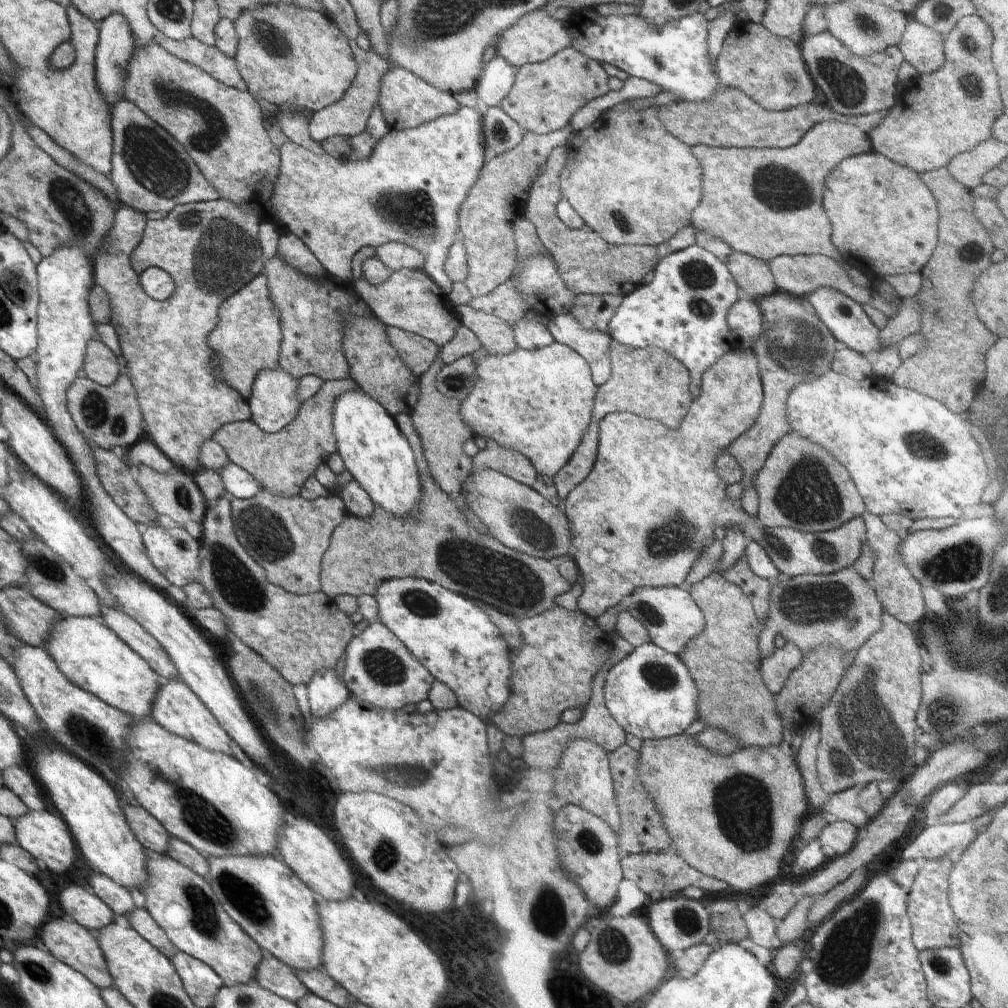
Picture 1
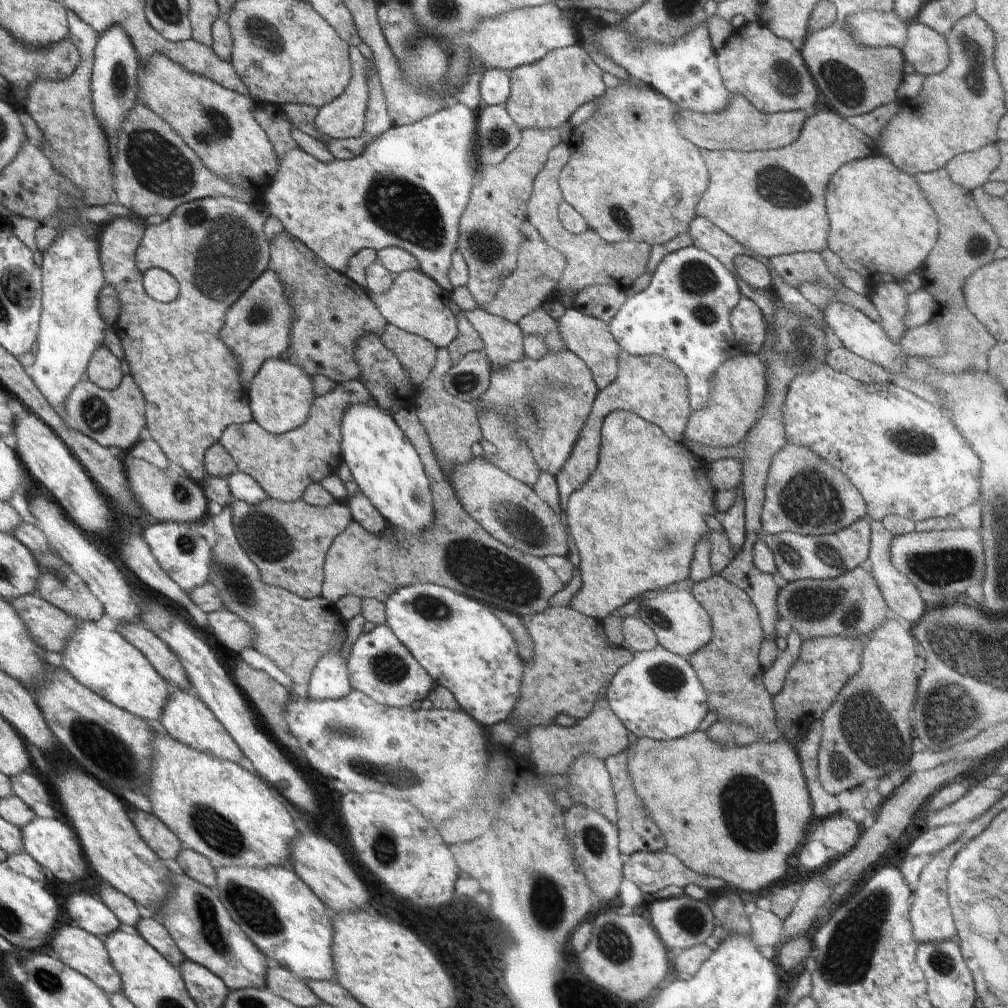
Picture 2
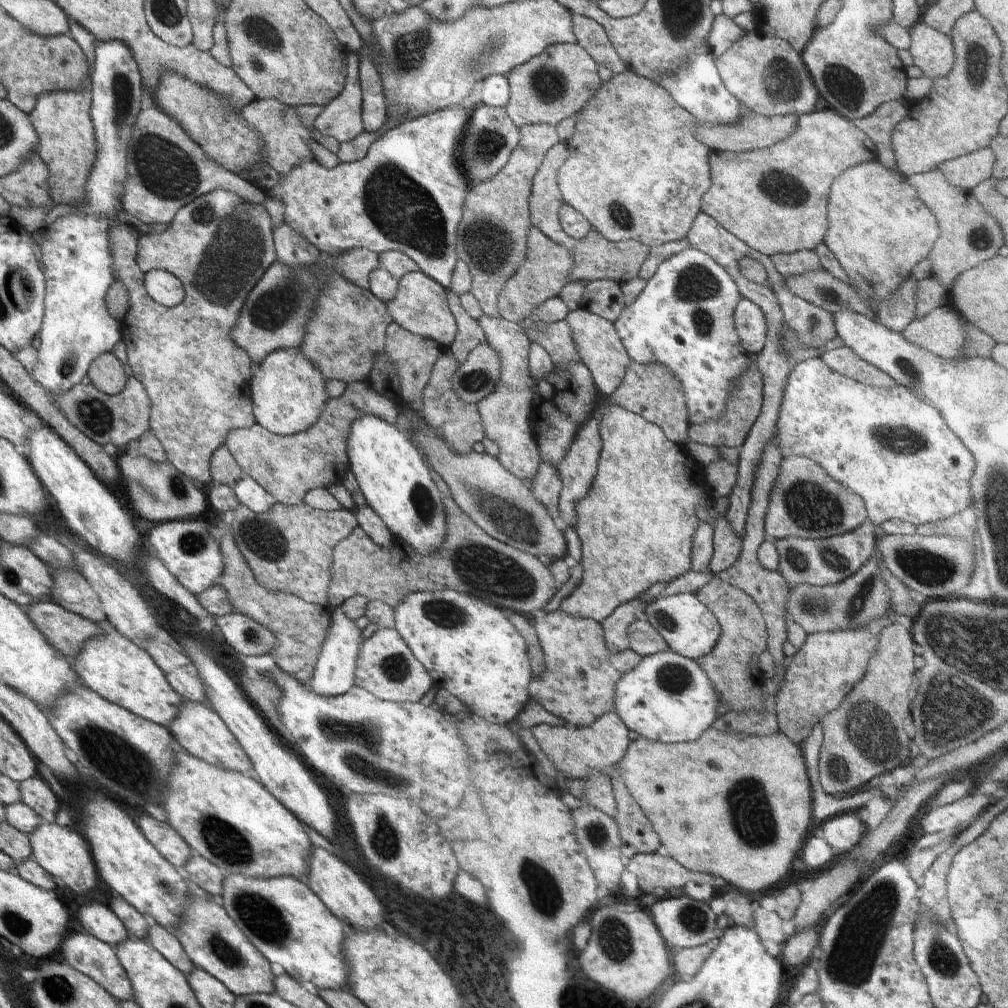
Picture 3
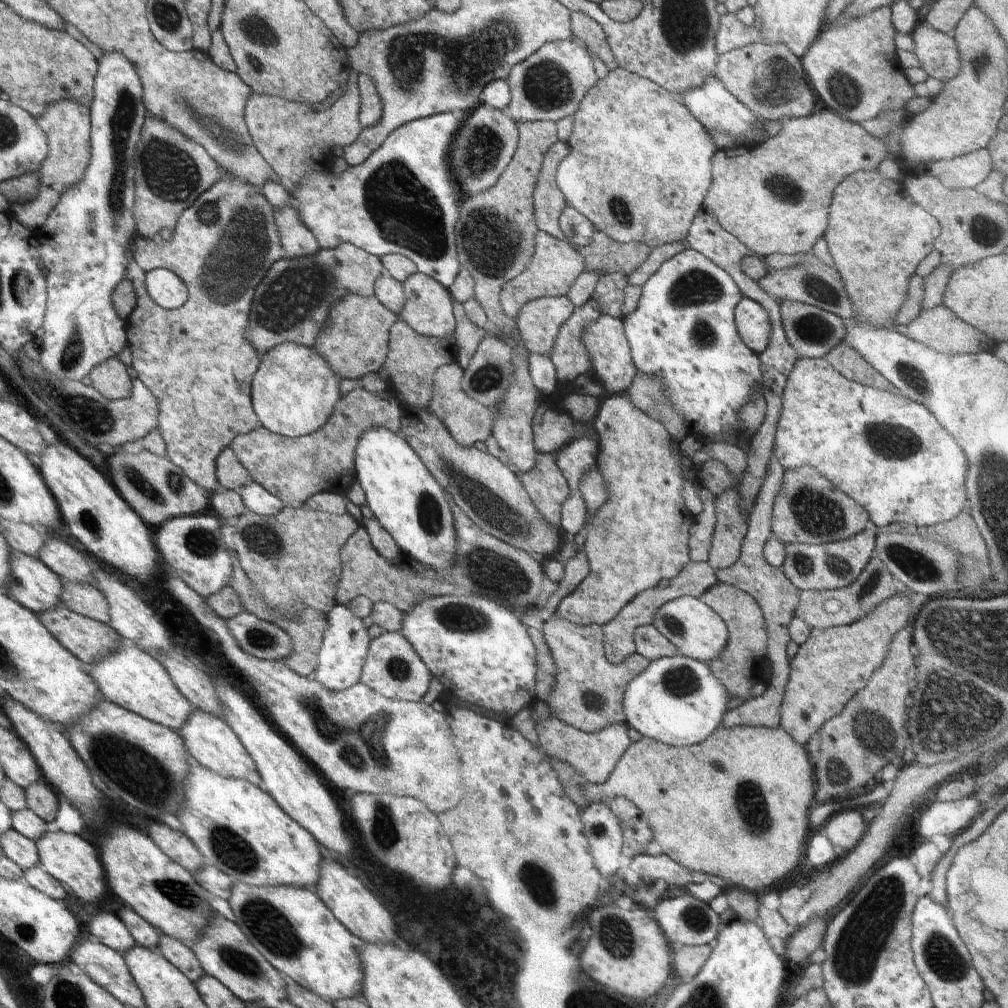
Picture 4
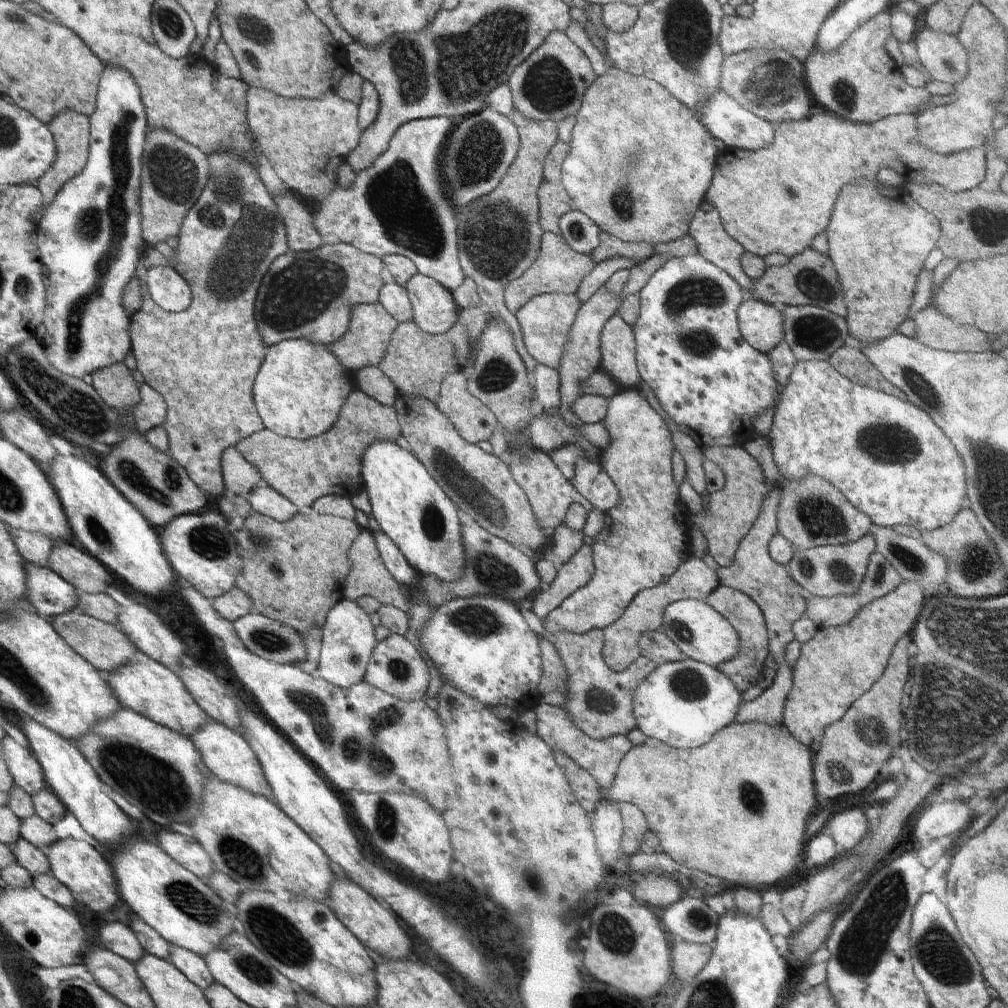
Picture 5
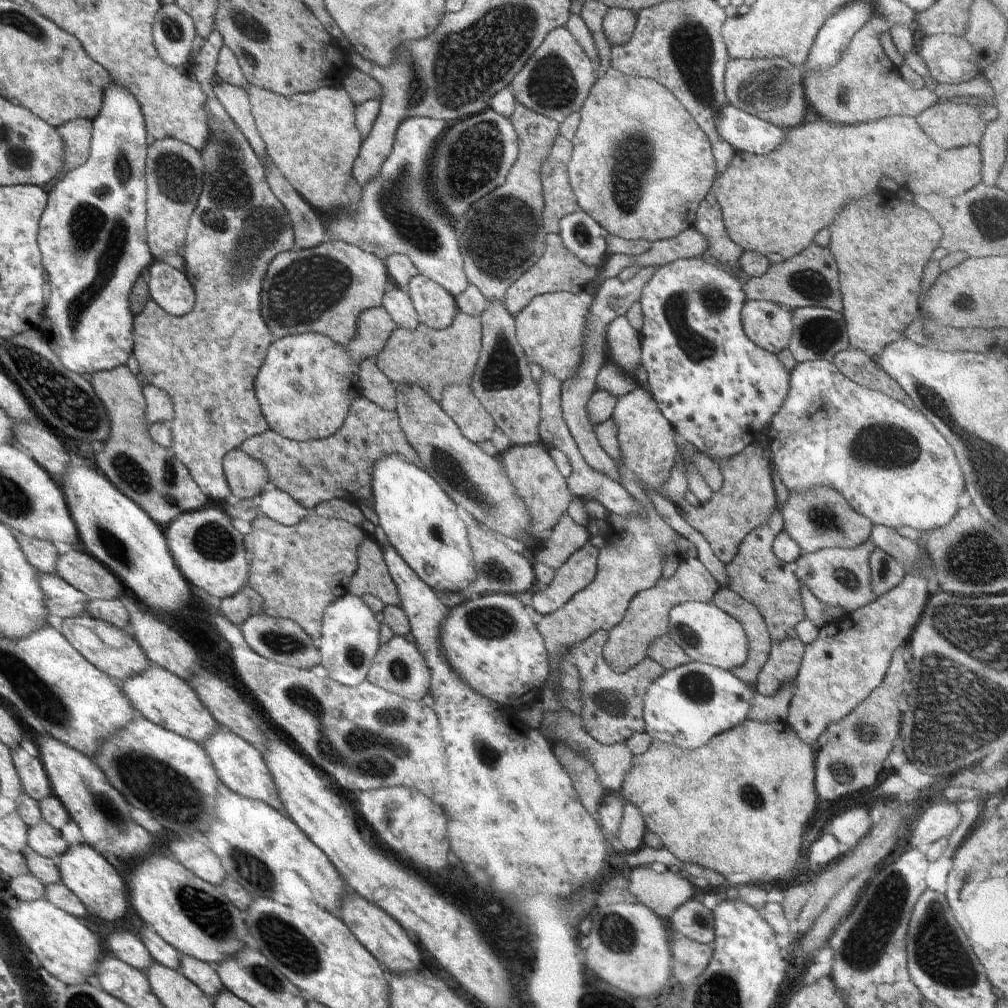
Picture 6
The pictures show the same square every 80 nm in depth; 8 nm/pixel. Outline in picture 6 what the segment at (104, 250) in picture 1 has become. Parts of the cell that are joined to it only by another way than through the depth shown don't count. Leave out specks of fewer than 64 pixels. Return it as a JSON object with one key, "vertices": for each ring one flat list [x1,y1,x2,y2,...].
{"vertices":[[214,29,207,34,198,51,189,54,192,72,207,98,203,107,208,115,209,128,208,140,200,151,205,172,203,189,188,221,182,252,185,275,195,290,195,305,190,314,175,317,148,299,144,310,134,317,133,353,149,384,168,392,171,398,175,419,169,425,173,438,170,452,187,466,205,495,220,502,230,502,236,498,226,482,222,464,224,456,231,450,240,449,247,438,269,429,255,393,255,378,272,342,271,330,260,310,262,279,276,254,296,246,287,208,272,192,259,156,214,94,211,76,215,74,217,58,224,45,221,34]]}

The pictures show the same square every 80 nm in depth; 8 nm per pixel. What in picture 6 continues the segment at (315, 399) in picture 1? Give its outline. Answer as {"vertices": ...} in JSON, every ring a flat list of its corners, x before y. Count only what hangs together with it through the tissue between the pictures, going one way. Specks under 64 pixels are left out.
{"vertices":[[362,394,352,401,344,424,328,438,310,442,293,441,292,439,281,437,280,434,276,434,269,428,262,434,247,438,241,444,240,450,264,463,269,474,270,487,287,492,296,502,311,510,314,510,315,506,318,506,322,501,330,501,332,499,346,499,348,502,355,503,358,506,360,506,359,503,365,503,372,508,374,504,371,487,373,466,385,454,394,453,400,455,408,459,408,462,423,469,420,457,417,457,416,451,407,441,395,411,382,410,382,408]]}

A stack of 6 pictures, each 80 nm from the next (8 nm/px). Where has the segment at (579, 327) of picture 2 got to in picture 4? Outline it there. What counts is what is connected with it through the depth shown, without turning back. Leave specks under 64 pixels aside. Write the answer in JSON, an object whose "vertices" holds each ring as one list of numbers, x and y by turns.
{"vertices":[[602,315,585,327,583,336,585,347,591,356,593,375,602,382,605,390,613,393,608,396,602,406,598,400,588,395,572,392,561,396,558,405,576,421,592,422,598,434,599,451,597,452,597,469,601,472,609,490,609,501,599,508,593,522,585,524,586,541,583,547,566,562,546,558,541,564,545,576,558,582,558,590,545,596,545,604,537,611,520,612,521,623,526,627,541,629,542,622,558,617,580,626,605,625,626,606,637,594,644,593,657,586,662,578,673,579,691,561,689,555,689,528,695,516,684,505,682,484,688,480,693,486,700,485,700,476,693,469,693,463,680,455,676,455,671,447,672,438,668,431,649,414,632,404,626,390,632,385,637,375,631,348,626,338,621,319,610,315]]}

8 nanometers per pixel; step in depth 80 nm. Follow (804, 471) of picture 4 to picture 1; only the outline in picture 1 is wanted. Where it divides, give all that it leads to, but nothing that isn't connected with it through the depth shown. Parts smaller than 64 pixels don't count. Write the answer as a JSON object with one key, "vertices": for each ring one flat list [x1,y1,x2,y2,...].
{"vertices":[[792,432,784,435,784,438,781,438,769,452,764,466,756,475,754,486,759,496,757,518,767,529,790,527,805,533,831,531,841,527,854,517,860,517,867,510,850,473,846,472,846,468,840,466,824,447]]}

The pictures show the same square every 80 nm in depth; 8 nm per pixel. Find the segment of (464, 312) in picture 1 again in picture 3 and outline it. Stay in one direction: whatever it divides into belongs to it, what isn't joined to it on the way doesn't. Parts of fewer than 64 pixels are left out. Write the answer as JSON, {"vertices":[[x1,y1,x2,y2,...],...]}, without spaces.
{"vertices":[[483,314,478,324,484,331,485,340,501,358,501,381,484,400,477,403,485,428,485,436,498,445,497,459,500,464,516,478,527,483,534,478,541,461,531,427,533,380,529,371,529,338,518,323,510,322,502,317,492,318]]}

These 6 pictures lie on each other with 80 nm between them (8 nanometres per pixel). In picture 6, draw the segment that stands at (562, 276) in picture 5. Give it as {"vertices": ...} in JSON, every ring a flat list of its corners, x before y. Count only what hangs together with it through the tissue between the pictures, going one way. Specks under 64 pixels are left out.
{"vertices":[[547,233,545,240,545,251,542,258,533,267,530,267,504,295,505,307,513,316,517,315,529,302,538,295,568,291,580,293,597,278,597,270,587,267,574,258,573,254,564,248,559,234]]}

